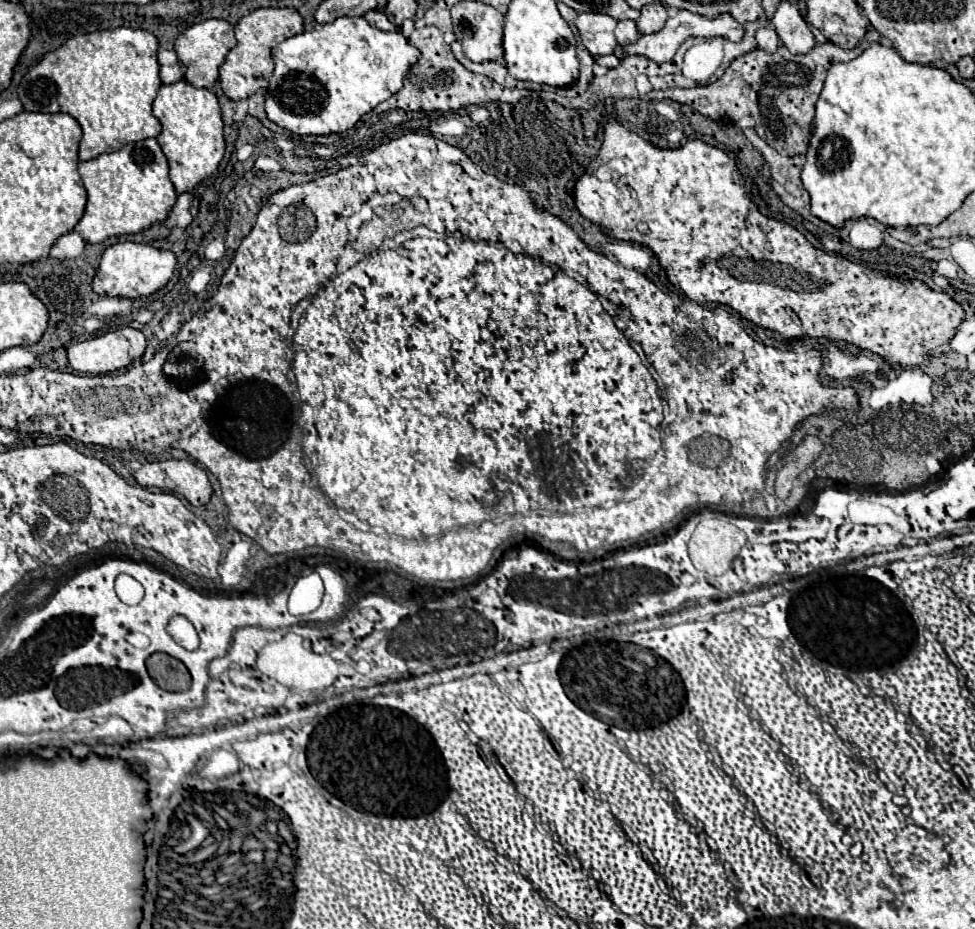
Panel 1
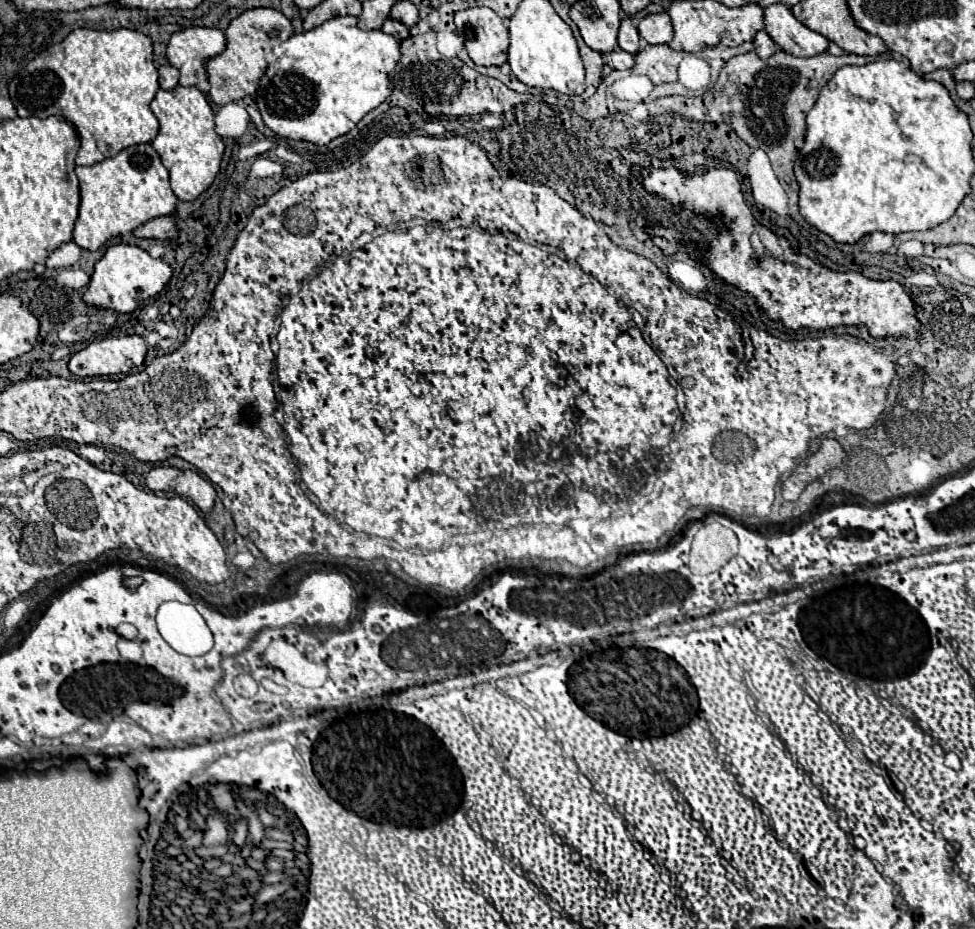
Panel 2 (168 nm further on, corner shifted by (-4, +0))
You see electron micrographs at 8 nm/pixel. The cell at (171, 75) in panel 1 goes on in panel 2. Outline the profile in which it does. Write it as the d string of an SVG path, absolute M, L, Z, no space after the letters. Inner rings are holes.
M165 65L165 67L159 67L159 85L161 89L173 89L179 85L179 69L171 67L171 65Z

